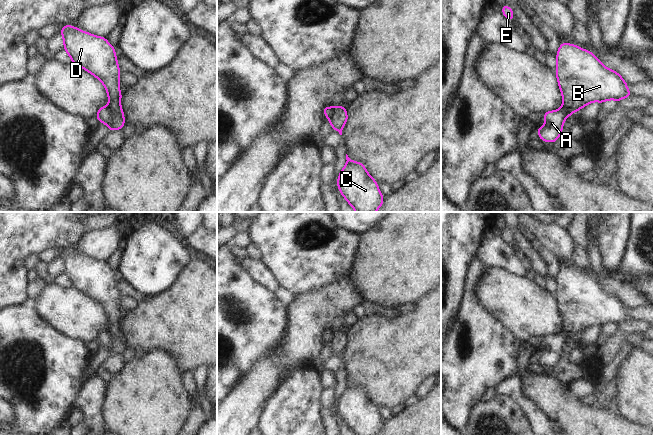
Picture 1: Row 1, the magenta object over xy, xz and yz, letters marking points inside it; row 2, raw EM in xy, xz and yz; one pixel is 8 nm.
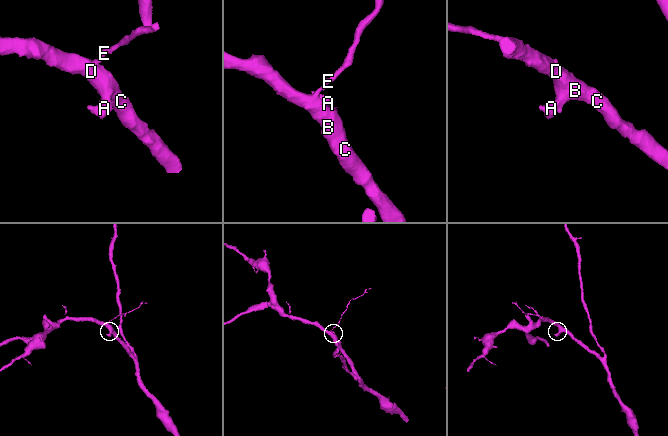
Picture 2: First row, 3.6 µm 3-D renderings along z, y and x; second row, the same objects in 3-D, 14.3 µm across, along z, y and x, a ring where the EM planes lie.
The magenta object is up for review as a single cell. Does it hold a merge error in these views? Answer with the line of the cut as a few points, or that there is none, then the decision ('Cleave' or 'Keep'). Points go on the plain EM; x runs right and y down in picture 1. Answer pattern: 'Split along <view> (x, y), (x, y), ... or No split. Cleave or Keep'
Split along xy (107, 330), (112, 339), (112, 354). Cleave

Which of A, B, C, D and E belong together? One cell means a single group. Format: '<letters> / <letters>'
A / B C D E

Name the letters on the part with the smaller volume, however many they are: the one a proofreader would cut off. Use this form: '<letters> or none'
A

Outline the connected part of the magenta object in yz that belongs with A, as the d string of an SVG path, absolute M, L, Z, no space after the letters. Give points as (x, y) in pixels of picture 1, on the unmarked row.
M564 332L544 337L542 341L546 343L546 349L537 352L539 362L543 365L554 367L561 359L566 337L567 334Z

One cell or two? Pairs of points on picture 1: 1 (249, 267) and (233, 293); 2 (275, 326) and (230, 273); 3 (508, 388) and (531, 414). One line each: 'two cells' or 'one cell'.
1: two cells
2: one cell
3: one cell

